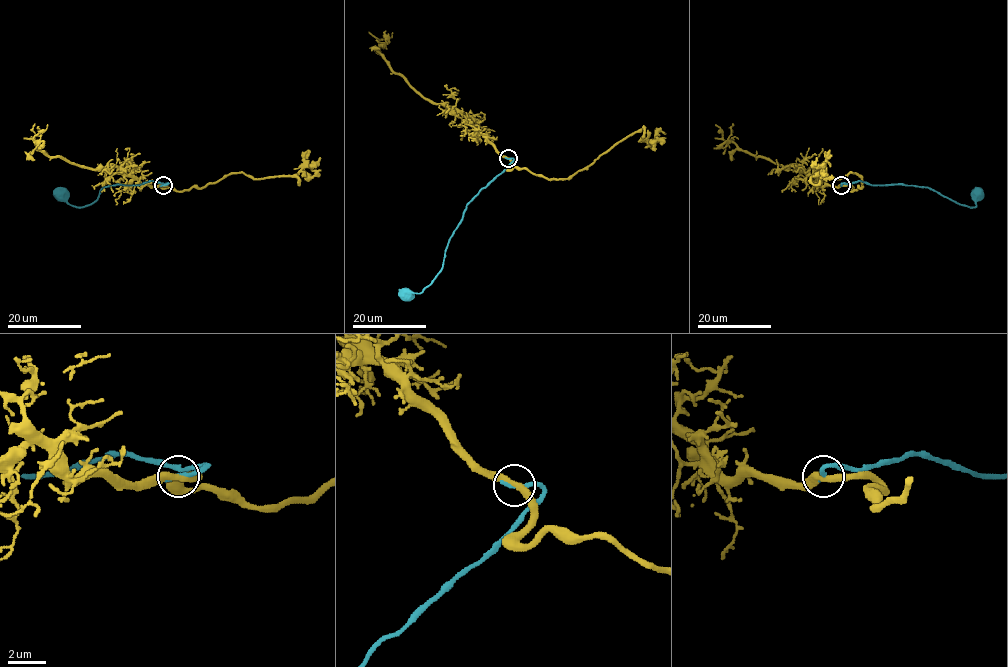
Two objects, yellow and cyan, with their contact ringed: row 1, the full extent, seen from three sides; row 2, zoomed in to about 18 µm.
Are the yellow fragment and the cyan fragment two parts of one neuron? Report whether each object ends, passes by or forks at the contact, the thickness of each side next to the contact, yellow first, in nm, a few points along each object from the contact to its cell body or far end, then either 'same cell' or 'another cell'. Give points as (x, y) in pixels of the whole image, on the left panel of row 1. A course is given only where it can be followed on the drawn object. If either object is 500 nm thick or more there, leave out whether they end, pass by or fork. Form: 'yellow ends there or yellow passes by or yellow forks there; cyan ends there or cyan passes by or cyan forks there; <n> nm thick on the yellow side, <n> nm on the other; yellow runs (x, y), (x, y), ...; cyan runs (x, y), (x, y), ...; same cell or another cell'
yellow passes by; cyan ends there; 360 nm thick on the yellow side, 280 nm on the other; yellow runs (162, 185), (184, 191), (241, 172), (254, 179), (295, 176), (299, 184), (298, 173), (320, 157); cyan runs (162, 185), (168, 183), (149, 181), (108, 185), (91, 204), (83, 206), (71, 206), (61, 193); same cell

